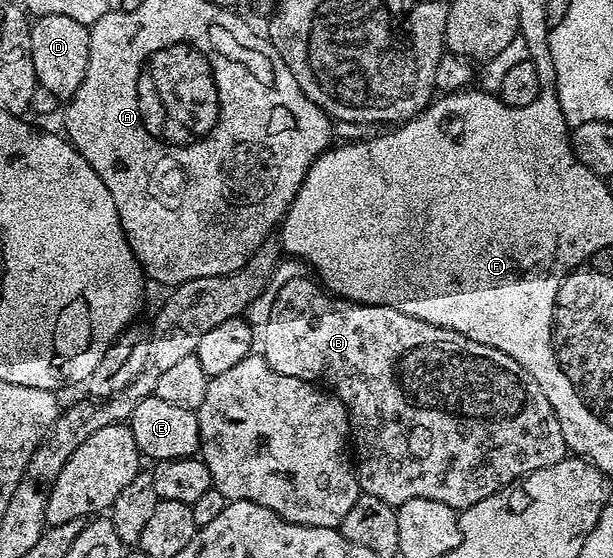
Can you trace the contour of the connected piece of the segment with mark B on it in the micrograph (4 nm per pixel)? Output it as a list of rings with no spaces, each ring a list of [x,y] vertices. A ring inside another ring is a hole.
[[[313,278],[290,279],[274,295],[274,304],[270,307],[270,316],[266,319],[266,332],[261,332],[261,354],[276,369],[276,373],[288,377],[315,377],[319,375],[321,382],[346,407],[350,418],[350,438],[352,440],[352,455],[356,460],[358,486],[361,494],[380,497],[388,505],[397,509],[404,501],[427,499],[440,501],[455,509],[465,509],[476,505],[476,501],[484,501],[484,497],[492,497],[500,488],[507,487],[517,479],[523,479],[536,469],[544,469],[548,465],[556,465],[561,459],[567,458],[568,448],[564,441],[564,433],[560,433],[560,421],[548,405],[548,397],[544,397],[544,389],[532,381],[532,377],[508,353],[496,349],[492,345],[480,345],[480,341],[472,341],[452,329],[444,329],[432,325],[428,321],[420,321],[420,317],[408,317],[408,313],[400,313],[400,309],[392,309],[384,305],[371,303],[354,303],[351,299],[343,299],[330,294]]]

